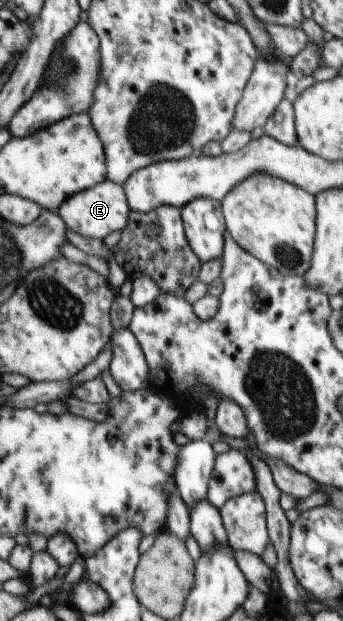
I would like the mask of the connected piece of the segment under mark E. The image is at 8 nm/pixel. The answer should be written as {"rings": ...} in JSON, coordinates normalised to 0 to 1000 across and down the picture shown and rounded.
{"rings":[[[312,288],[300,296],[286,296],[265,306],[251,306],[207,316],[169,343],[195,356],[195,361],[213,372],[233,374],[242,380],[306,386],[324,377],[367,370],[382,361],[382,335],[370,306],[356,296]]]}

